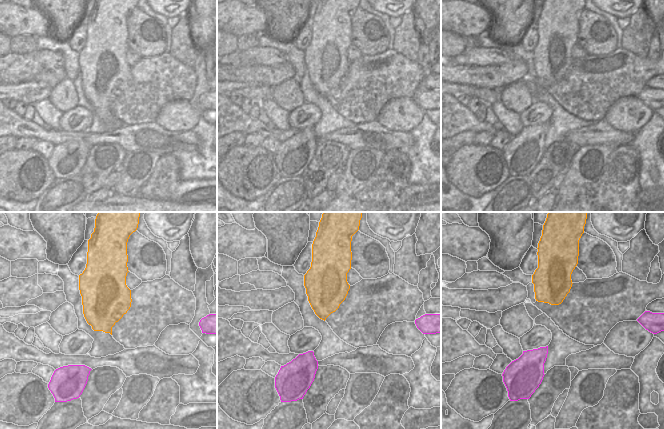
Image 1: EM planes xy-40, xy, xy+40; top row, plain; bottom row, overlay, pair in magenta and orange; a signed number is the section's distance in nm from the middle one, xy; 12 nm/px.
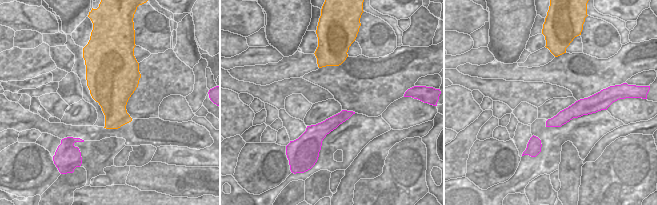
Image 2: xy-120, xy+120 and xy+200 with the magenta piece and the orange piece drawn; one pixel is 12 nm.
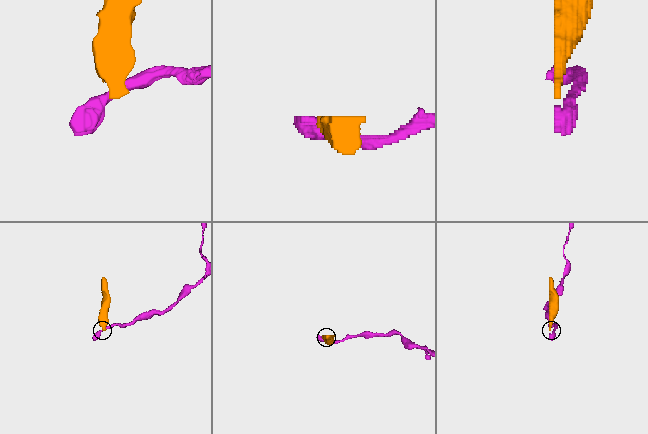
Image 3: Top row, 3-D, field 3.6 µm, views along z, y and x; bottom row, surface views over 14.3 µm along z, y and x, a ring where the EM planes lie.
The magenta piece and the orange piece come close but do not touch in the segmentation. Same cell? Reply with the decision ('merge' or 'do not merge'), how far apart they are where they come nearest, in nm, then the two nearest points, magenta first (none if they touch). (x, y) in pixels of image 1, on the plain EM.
do not merge; gap 400 nm; span xy (312, 127), (324, 96)

